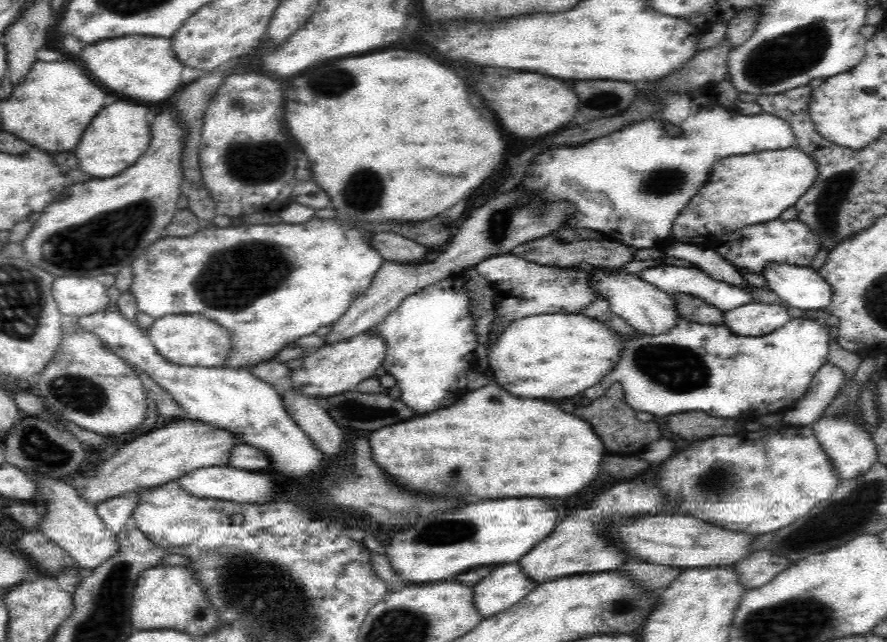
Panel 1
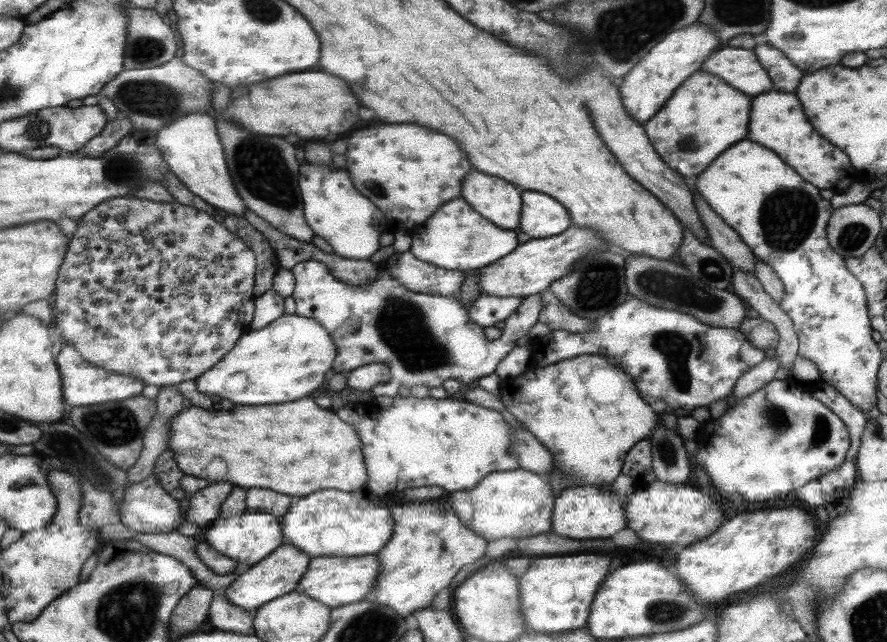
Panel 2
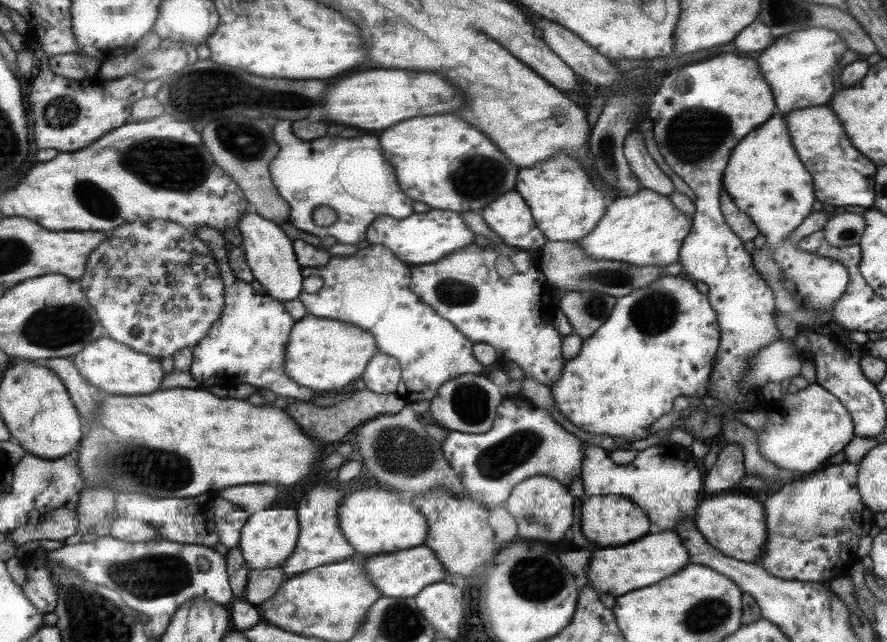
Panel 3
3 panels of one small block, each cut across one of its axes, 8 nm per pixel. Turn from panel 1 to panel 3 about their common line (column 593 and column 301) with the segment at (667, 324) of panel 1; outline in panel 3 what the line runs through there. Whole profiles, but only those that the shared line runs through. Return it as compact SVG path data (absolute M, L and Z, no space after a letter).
M248 210L240 217L238 229L243 238L242 247L248 267L255 280L264 288L264 292L282 302L296 300L301 296L303 269L295 255L294 242L284 233L281 225L264 219L260 213Z

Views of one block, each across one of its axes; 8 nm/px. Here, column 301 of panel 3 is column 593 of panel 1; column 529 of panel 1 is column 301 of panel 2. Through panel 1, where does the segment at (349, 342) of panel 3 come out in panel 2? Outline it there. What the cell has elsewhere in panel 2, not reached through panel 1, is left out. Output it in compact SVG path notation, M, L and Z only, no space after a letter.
M288 314L261 330L249 330L211 370L195 380L198 392L220 396L242 406L282 404L318 390L336 360L335 341L314 318Z

